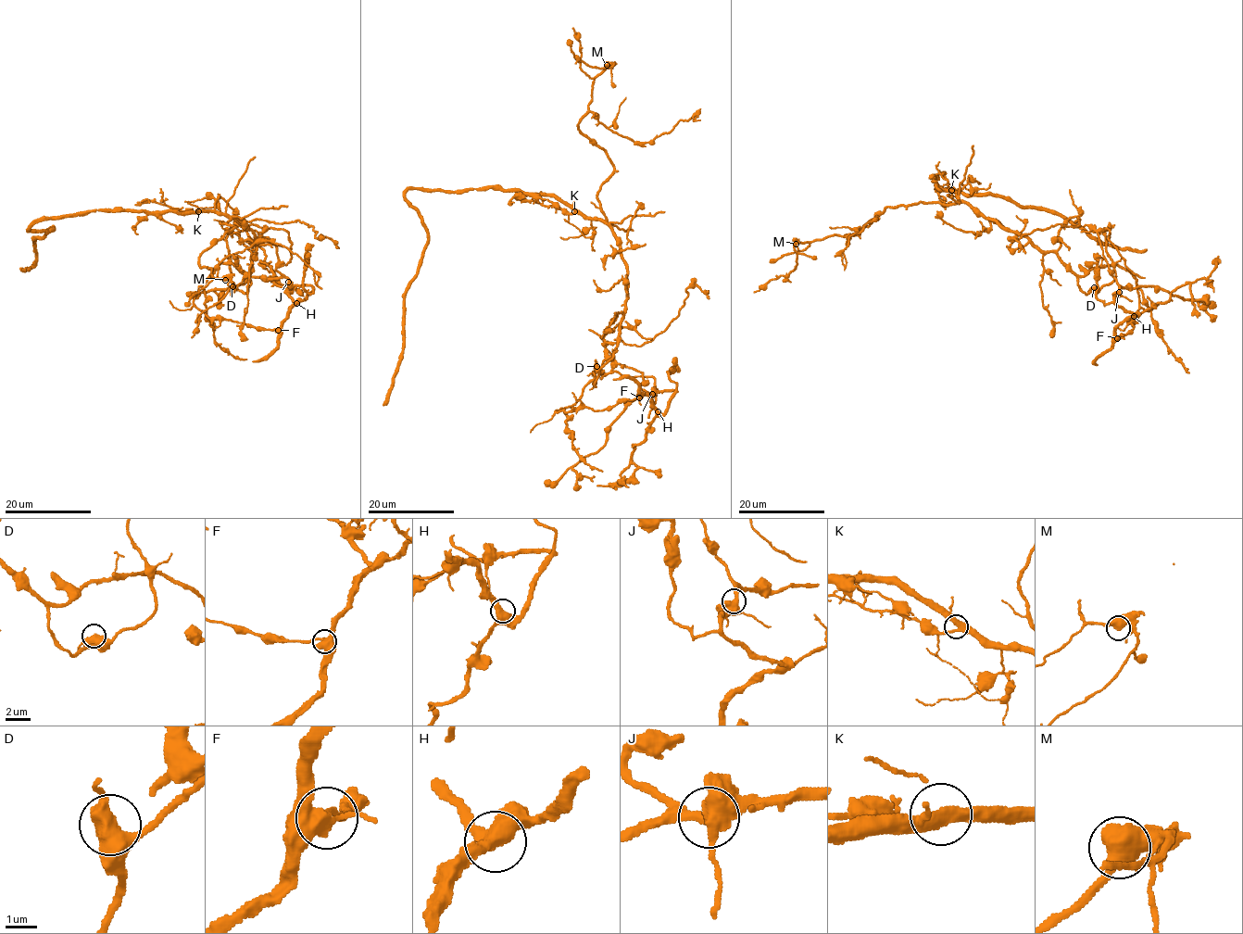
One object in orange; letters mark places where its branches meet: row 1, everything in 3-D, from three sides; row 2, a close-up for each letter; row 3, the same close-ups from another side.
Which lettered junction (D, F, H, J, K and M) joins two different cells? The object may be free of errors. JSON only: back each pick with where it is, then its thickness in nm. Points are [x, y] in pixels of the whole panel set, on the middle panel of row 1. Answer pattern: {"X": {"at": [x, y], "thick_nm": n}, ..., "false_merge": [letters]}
{"F": {"at": [639, 397], "thick_nm": 440}, "false_merge": ["F"]}

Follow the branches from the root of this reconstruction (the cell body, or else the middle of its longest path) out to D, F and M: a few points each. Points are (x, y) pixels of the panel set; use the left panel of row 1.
D: (248, 229), (255, 235), (256, 248), (252, 255), (251, 285), (244, 293), (232, 286)
F: (248, 229), (256, 248), (251, 272), (221, 262), (194, 305), (209, 318), (279, 330)
M: (248, 229), (234, 217), (219, 222), (235, 227), (199, 258), (202, 268), (211, 269), (212, 277), (225, 280)

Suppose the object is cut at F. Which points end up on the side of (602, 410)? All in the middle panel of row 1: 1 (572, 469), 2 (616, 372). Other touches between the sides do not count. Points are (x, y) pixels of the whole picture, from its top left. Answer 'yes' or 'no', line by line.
1: no
2: yes

